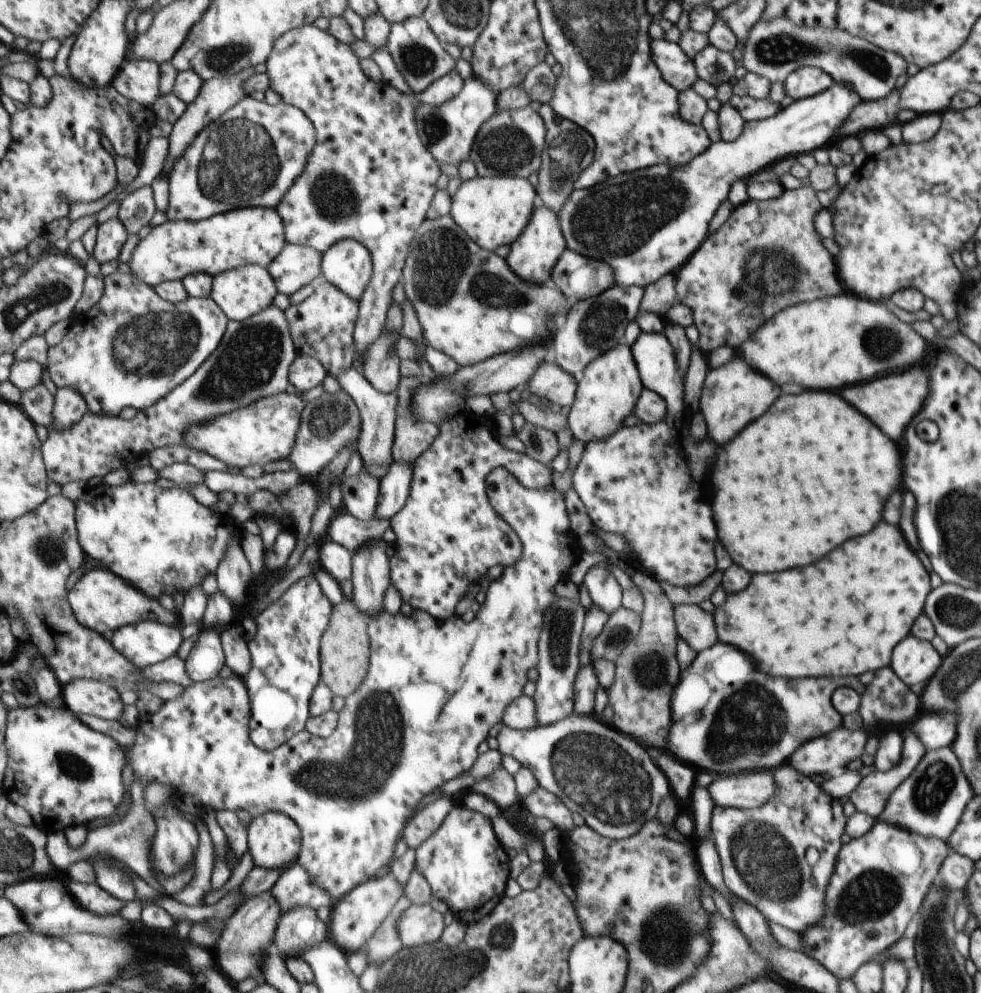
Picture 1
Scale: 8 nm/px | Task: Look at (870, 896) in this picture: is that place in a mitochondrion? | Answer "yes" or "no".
yes

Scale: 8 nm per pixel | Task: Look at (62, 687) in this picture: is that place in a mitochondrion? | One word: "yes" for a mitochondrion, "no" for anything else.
no

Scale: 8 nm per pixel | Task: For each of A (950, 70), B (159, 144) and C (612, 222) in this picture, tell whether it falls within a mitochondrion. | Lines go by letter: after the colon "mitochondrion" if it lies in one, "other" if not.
A: other
B: other
C: mitochondrion

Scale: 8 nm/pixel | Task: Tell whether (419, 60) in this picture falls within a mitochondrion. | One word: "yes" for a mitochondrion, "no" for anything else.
yes

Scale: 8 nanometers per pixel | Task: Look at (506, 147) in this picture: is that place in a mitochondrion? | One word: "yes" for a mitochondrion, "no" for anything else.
yes

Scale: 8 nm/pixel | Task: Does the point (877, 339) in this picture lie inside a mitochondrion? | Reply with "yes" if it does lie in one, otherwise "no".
yes

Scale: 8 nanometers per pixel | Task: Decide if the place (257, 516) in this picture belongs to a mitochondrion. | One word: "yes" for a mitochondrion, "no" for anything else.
no

